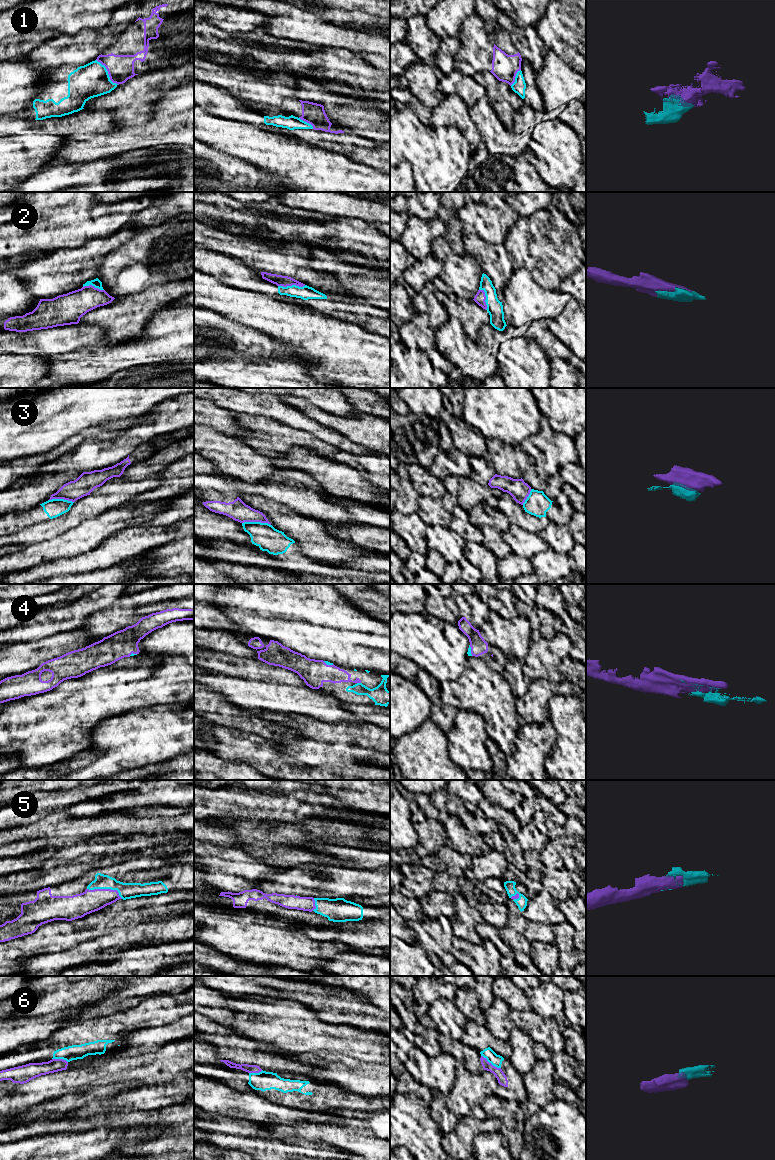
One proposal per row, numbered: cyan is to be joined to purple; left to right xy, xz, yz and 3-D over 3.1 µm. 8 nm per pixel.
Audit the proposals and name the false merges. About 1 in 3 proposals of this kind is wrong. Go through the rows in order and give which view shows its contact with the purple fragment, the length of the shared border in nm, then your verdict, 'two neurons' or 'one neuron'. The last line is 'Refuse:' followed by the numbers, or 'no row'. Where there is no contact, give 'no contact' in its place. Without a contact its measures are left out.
1: xy | 280 nm | two neurons
2: xz | 220 nm | one neuron
3: xz | 240 nm | two neurons
4: xz | 30 nm | one neuron
5: xy | 300 nm | one neuron
6: yz | 190 nm | two neurons
Refuse: 1, 3, 6

